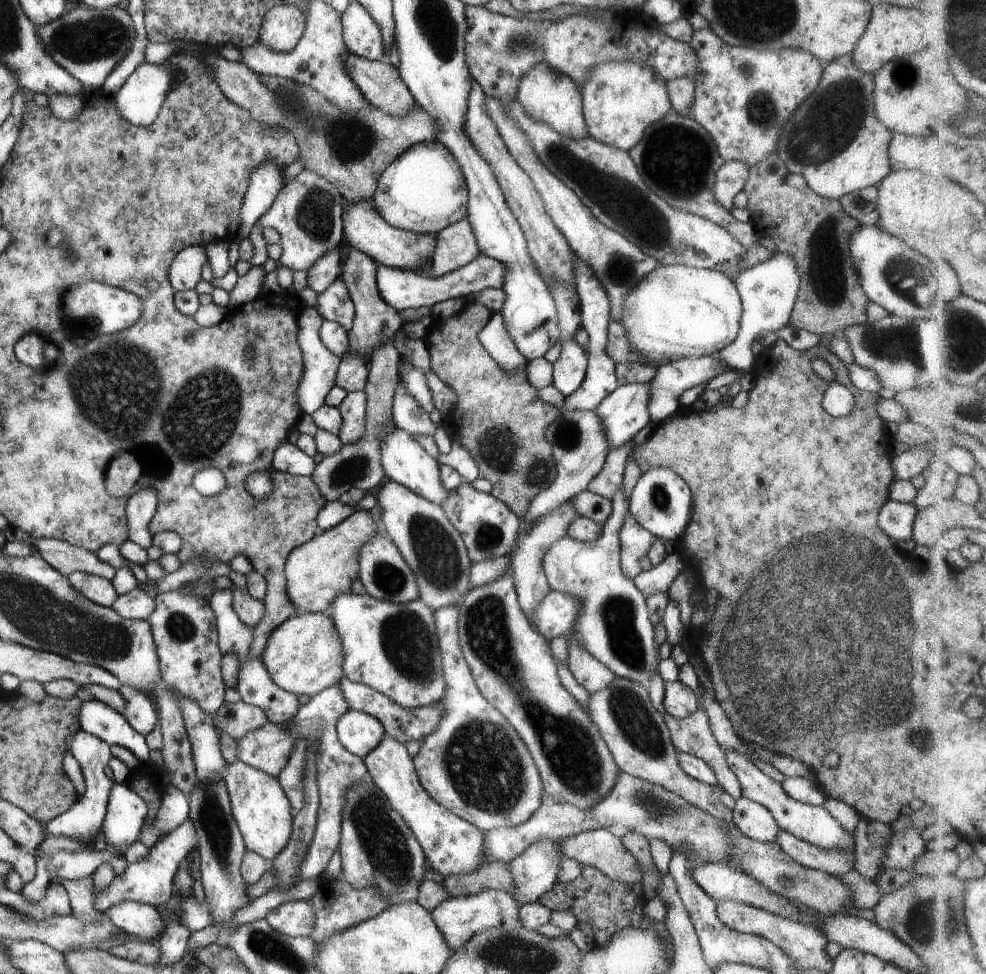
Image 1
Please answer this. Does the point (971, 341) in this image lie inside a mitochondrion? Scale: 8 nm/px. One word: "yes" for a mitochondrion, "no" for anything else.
yes

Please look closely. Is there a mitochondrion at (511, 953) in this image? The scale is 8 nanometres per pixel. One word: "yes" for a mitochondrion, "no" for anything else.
yes

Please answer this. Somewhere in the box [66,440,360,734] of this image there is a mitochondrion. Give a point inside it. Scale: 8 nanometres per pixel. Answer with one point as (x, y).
(180, 627)

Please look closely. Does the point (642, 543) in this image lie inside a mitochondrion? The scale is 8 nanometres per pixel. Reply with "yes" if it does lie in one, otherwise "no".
no

